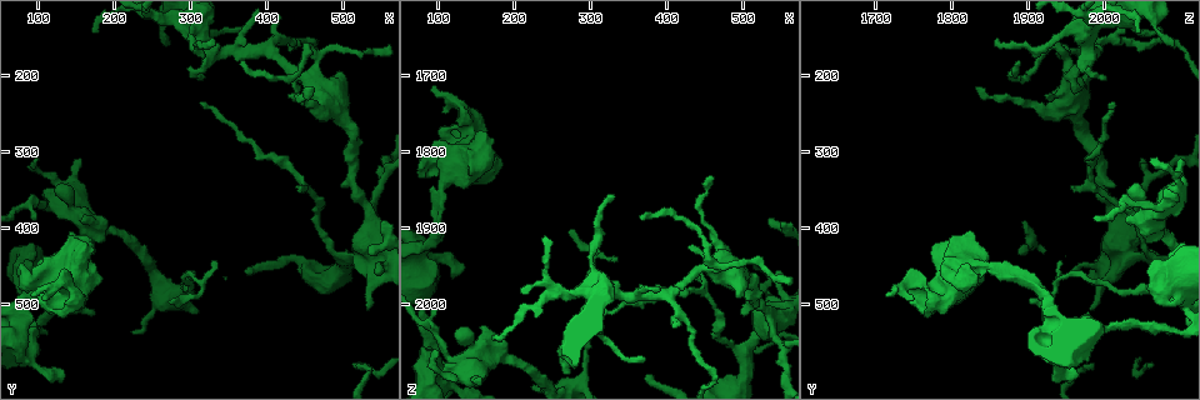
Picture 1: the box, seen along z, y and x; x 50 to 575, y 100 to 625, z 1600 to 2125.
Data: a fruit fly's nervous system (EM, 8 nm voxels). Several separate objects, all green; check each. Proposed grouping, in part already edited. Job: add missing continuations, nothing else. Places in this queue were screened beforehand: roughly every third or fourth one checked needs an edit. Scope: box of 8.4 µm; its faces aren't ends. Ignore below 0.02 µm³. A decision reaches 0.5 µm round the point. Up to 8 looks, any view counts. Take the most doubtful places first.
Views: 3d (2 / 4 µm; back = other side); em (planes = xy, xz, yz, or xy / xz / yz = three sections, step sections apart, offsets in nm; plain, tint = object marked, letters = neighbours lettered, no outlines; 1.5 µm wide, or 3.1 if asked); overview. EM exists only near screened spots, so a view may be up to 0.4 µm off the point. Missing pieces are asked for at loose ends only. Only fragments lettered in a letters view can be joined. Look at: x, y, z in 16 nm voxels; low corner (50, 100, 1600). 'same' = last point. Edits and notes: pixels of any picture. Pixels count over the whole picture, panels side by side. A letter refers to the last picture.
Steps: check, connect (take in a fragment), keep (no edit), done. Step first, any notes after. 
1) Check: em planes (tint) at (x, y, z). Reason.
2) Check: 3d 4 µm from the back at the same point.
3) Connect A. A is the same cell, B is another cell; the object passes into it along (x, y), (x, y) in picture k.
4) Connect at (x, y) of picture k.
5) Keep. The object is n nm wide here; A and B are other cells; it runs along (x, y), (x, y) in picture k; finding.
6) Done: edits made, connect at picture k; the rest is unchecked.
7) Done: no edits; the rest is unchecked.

Check: 3d 4 µm at (100, 490, 1715). An open end.

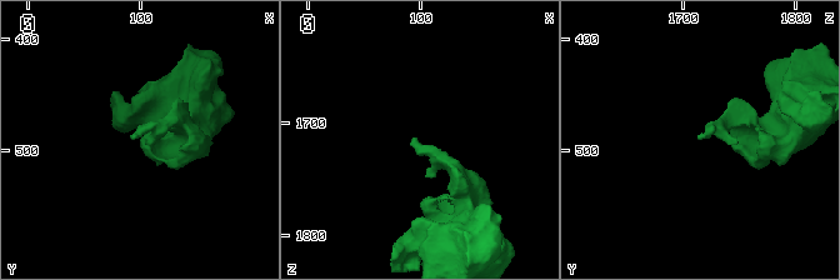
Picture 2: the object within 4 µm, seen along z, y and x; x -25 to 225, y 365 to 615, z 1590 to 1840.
Check: em planes (plain) at (96, 486, 1714). Need the tissue.

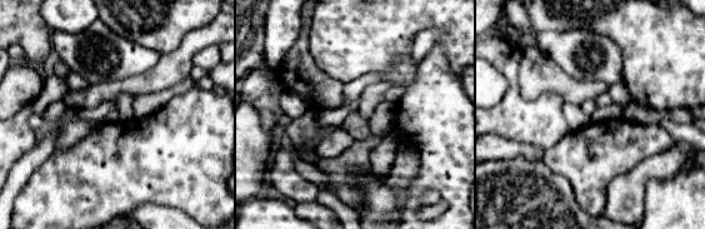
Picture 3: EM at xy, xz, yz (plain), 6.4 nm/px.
Check: em planes (letters) at the same point.

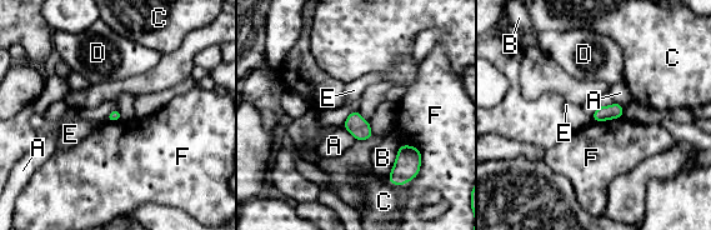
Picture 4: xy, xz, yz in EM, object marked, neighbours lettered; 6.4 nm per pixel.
Keep. A, B, C, D, E and F are other cells; a border runs along (591, 116), (594, 120) in picture 4; no lettered fragment goes on from it.

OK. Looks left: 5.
Check: em planes (tint) at (100, 310, 2065).

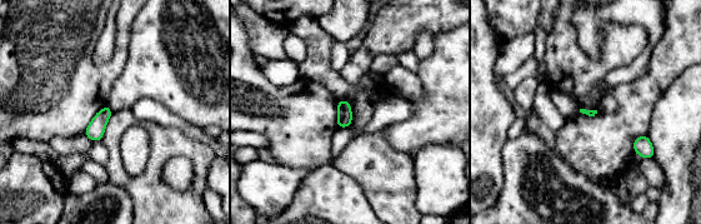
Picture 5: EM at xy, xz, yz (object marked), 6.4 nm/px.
Check: em planes (letters) at the same point.

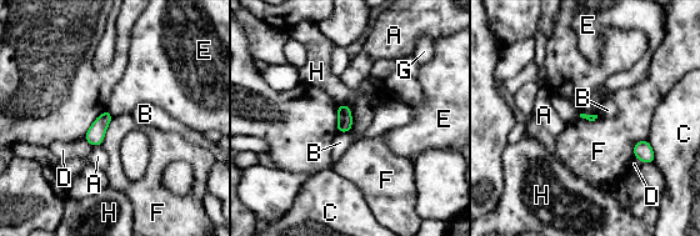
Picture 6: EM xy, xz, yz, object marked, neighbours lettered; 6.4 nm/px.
Keep. A, B, C, D, E, F, G and H are other cells; a border runs along (113, 118), (100, 144) in picture 6; none of them fits.

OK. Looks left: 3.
Check: 3d 4 µm at (275, 500, 1900). Tapers out.

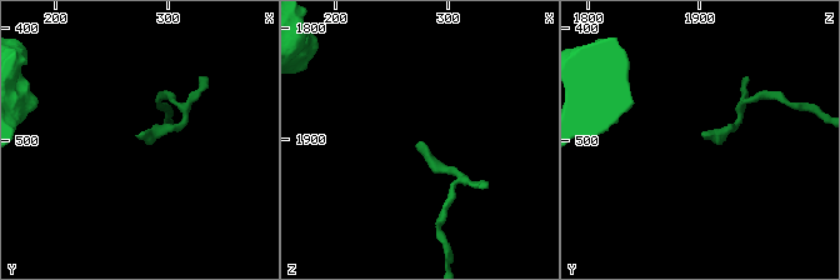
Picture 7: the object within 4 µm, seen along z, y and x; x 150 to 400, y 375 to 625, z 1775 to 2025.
Check: em xy step 4 (letters) at (272, 496, 1904). Now the EM.

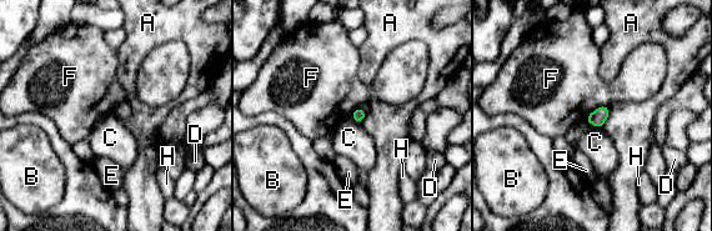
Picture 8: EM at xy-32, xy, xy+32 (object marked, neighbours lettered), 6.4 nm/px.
Check: em planes (letters) at the same point.

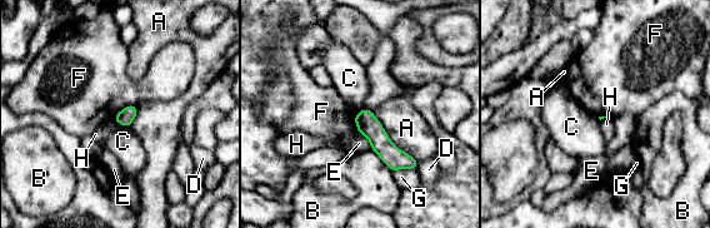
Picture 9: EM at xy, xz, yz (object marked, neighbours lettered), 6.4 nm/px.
Keep. The longest contact is with A, 420 nm; A, B, C, D, E, F, G and H are other cells; a border runs along (115, 120), (129, 127) in picture 9; no lettered fragment goes on from it.

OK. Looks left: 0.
Done: no edits; the rest is unchecked.

